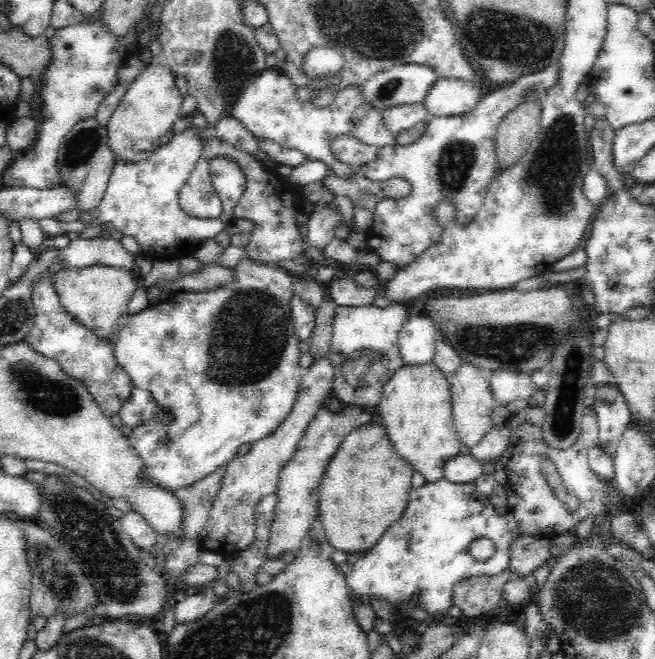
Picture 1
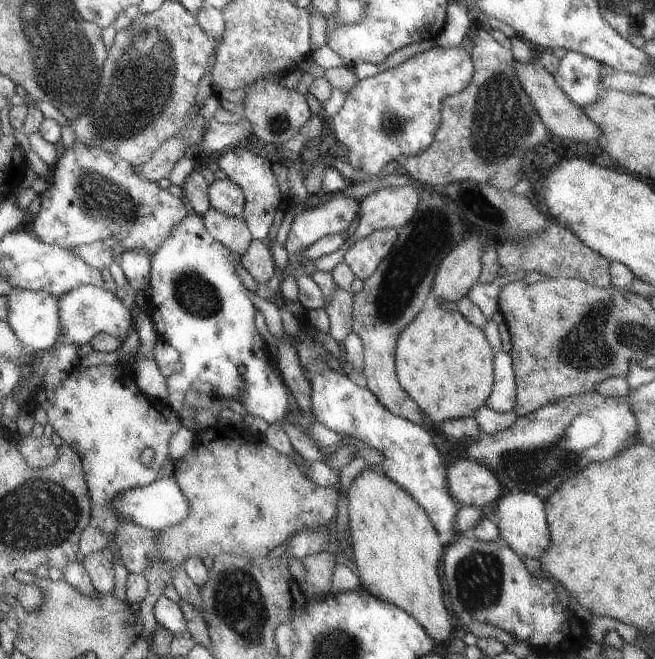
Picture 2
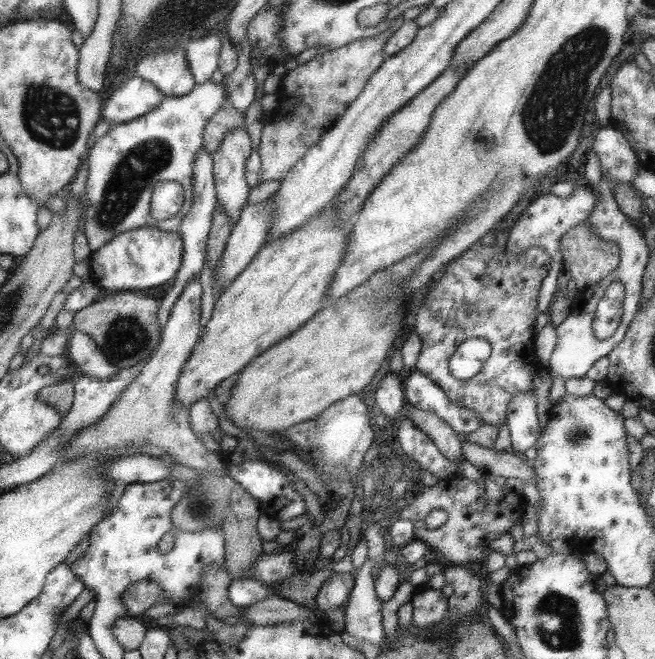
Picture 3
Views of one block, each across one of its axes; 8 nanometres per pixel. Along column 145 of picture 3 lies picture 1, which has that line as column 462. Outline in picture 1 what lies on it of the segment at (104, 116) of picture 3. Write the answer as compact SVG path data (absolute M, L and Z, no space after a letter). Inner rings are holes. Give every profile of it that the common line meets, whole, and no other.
M438 78L432 88L428 88L426 100L422 106L426 108L428 122L438 116L460 116L462 112L470 112L478 100L482 100L482 92L476 88L478 84Z

